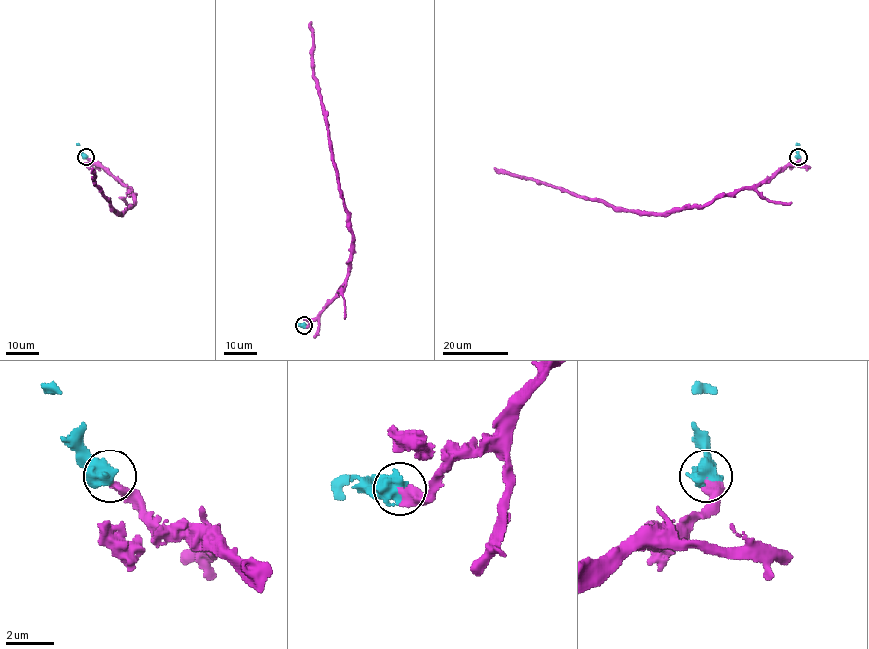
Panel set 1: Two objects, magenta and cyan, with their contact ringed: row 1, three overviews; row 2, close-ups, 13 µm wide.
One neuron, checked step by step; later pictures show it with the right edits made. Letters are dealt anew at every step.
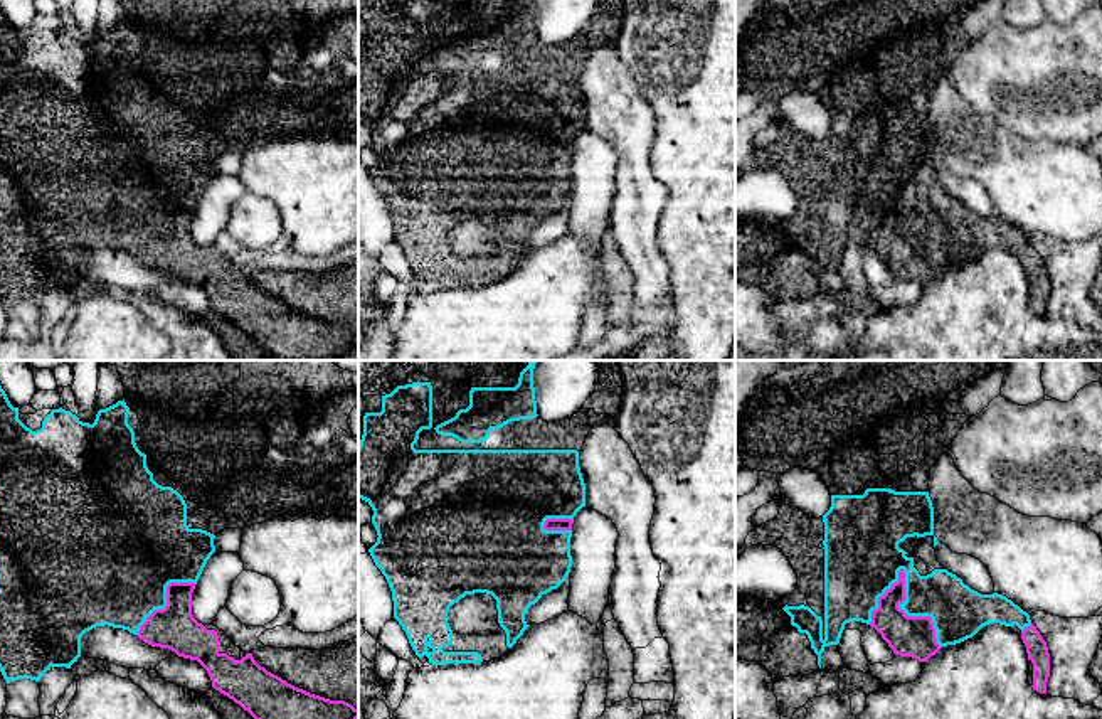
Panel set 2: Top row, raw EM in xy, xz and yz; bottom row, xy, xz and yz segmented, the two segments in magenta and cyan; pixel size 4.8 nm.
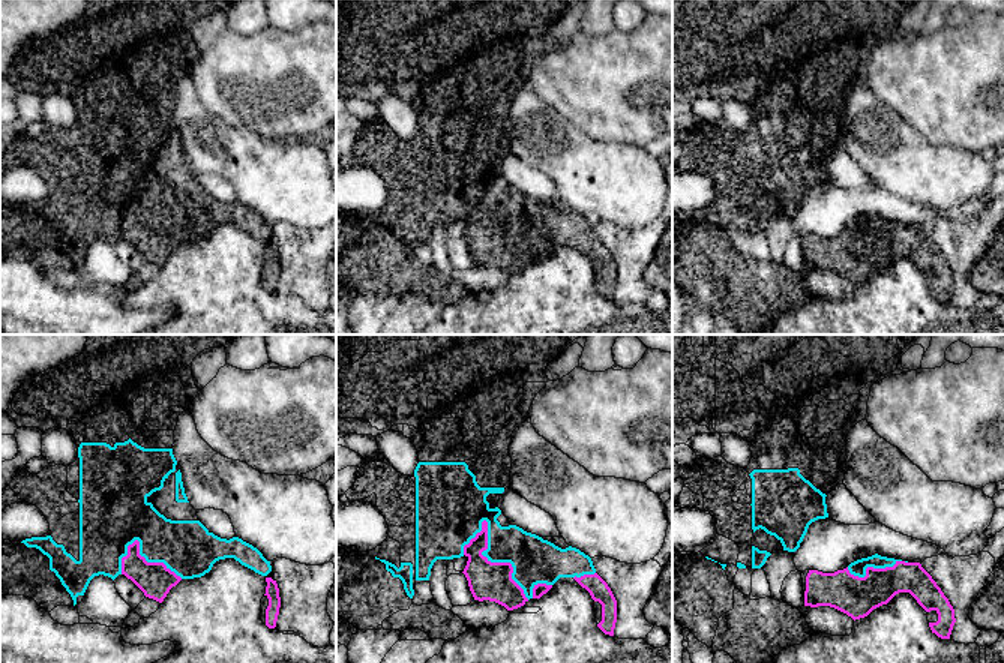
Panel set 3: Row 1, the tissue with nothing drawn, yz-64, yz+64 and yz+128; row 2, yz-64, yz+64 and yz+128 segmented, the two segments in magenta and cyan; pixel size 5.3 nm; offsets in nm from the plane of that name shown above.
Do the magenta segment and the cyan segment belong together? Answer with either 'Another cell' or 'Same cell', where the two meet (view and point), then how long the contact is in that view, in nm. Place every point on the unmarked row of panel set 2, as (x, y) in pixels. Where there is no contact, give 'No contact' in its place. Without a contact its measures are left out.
Same cell. Touches magenta at yz (911, 239). Shared border 440 nm

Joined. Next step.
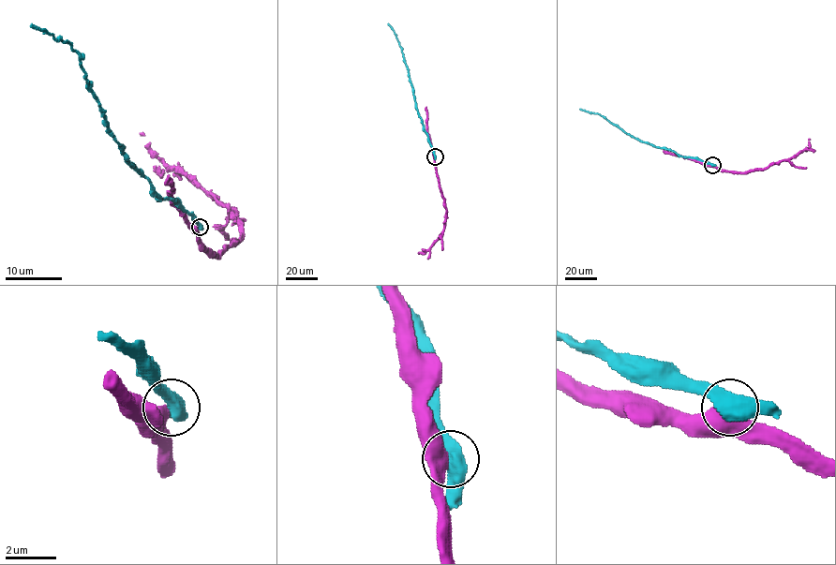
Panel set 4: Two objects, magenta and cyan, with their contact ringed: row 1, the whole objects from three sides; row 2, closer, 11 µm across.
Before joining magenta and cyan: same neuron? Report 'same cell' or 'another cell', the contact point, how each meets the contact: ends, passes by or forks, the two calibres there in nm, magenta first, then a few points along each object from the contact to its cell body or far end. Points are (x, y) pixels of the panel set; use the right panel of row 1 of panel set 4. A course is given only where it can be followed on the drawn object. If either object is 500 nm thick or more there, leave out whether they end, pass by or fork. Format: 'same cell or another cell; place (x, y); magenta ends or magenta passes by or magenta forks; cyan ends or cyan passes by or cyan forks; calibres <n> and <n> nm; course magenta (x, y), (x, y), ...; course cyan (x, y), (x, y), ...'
another cell; place (712, 165); calibres 480 and 650 nm; course magenta (712, 165), (735, 172), (762, 170), (795, 157), (809, 146), (810, 139); course cyan (712, 165), (641, 141), (598, 113), (579, 109)

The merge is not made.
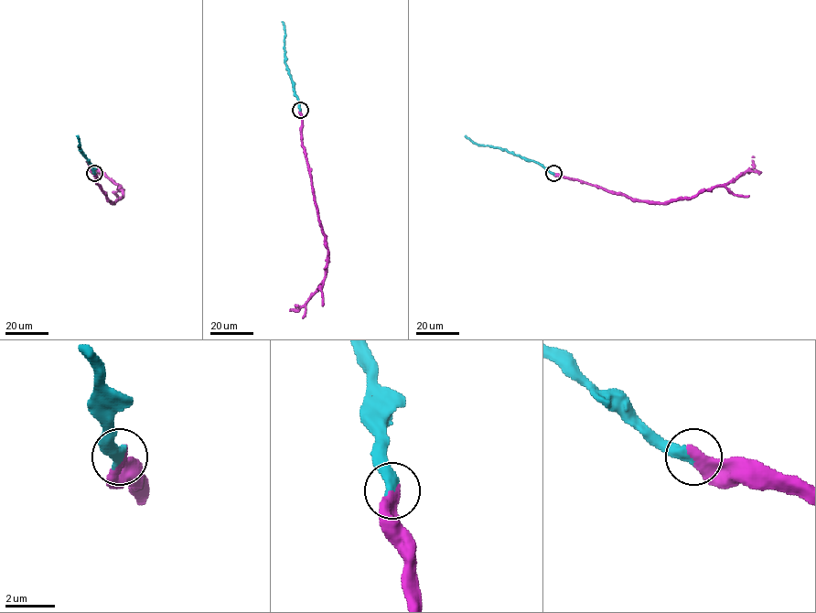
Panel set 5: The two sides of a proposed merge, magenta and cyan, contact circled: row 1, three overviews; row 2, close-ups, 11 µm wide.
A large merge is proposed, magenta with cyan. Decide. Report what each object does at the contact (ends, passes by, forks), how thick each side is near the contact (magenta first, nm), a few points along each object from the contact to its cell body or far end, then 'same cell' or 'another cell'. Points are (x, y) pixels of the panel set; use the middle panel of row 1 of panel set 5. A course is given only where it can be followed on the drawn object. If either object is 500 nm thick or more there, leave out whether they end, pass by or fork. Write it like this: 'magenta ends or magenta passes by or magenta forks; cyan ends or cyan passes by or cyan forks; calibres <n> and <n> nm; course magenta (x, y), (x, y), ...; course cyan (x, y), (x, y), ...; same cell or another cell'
calibres 480 and 500 nm; course magenta (300, 110), (302, 146), (327, 260), (325, 278), (317, 290), (298, 310), (289, 311); course cyan (300, 110), (285, 62), (284, 26), (281, 21); same cell

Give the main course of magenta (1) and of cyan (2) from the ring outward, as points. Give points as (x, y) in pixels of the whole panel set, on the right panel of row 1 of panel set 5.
1: (553, 173), (634, 198), (669, 202), (734, 182), (754, 166), (754, 156)
2: (552, 173), (532, 161), (526, 161), (505, 150), (478, 145), (465, 135)

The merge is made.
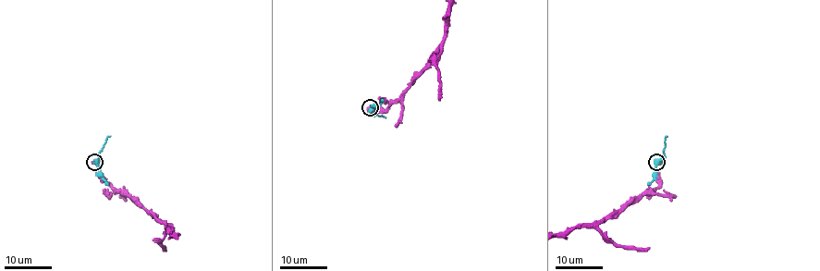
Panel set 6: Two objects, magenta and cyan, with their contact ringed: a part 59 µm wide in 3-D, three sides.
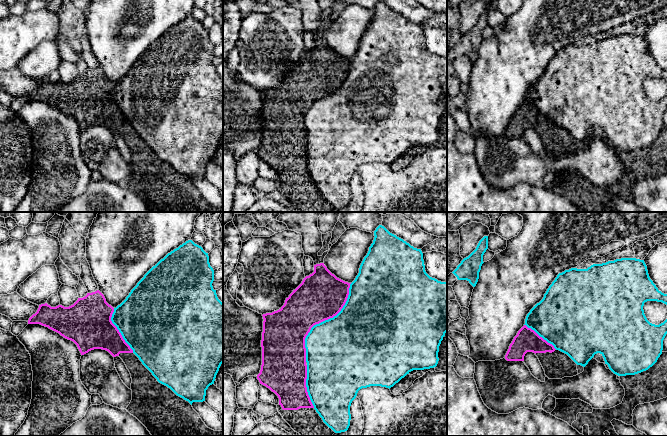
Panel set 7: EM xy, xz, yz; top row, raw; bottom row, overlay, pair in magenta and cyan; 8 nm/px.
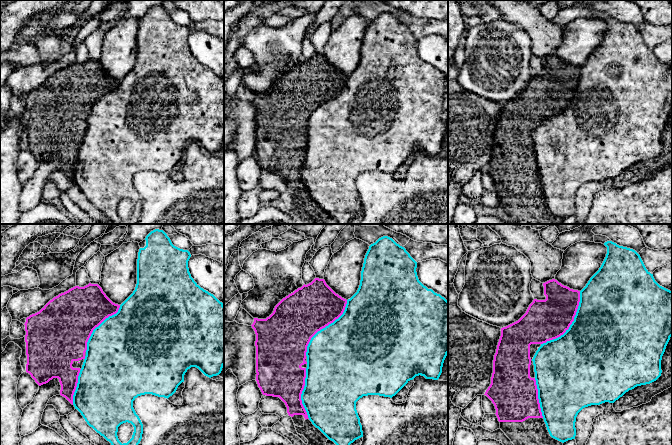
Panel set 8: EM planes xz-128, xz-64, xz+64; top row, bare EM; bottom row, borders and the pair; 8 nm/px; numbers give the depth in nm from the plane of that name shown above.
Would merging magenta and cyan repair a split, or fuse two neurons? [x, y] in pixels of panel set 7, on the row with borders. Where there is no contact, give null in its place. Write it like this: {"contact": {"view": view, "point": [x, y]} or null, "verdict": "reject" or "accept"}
{"contact": {"view": "xz", "point": [322, 321]}, "verdict": "reject"}

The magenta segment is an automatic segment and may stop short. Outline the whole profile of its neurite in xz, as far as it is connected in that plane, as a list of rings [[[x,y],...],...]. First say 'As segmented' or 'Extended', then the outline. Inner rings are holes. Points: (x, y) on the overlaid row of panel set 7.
As segmented. [[[324,263],[314,265],[314,272],[306,276],[302,283],[286,298],[284,305],[277,311],[263,314],[262,332],[262,365],[257,379],[260,384],[269,388],[279,398],[279,405],[283,410],[298,410],[300,408],[314,408],[307,392],[307,365],[305,338],[311,328],[325,320],[336,316],[345,305],[350,284],[332,274]]]

